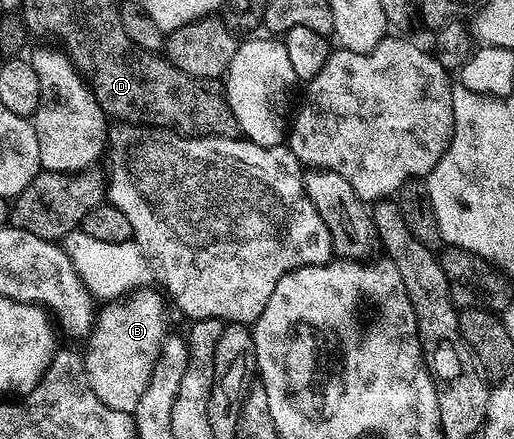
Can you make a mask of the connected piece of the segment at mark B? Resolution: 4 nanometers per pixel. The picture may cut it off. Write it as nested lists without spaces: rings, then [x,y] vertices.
[[[143,288],[127,299],[108,303],[98,311],[84,353],[84,374],[95,395],[112,410],[132,415],[148,387],[152,368],[167,334],[163,316],[164,297]]]

